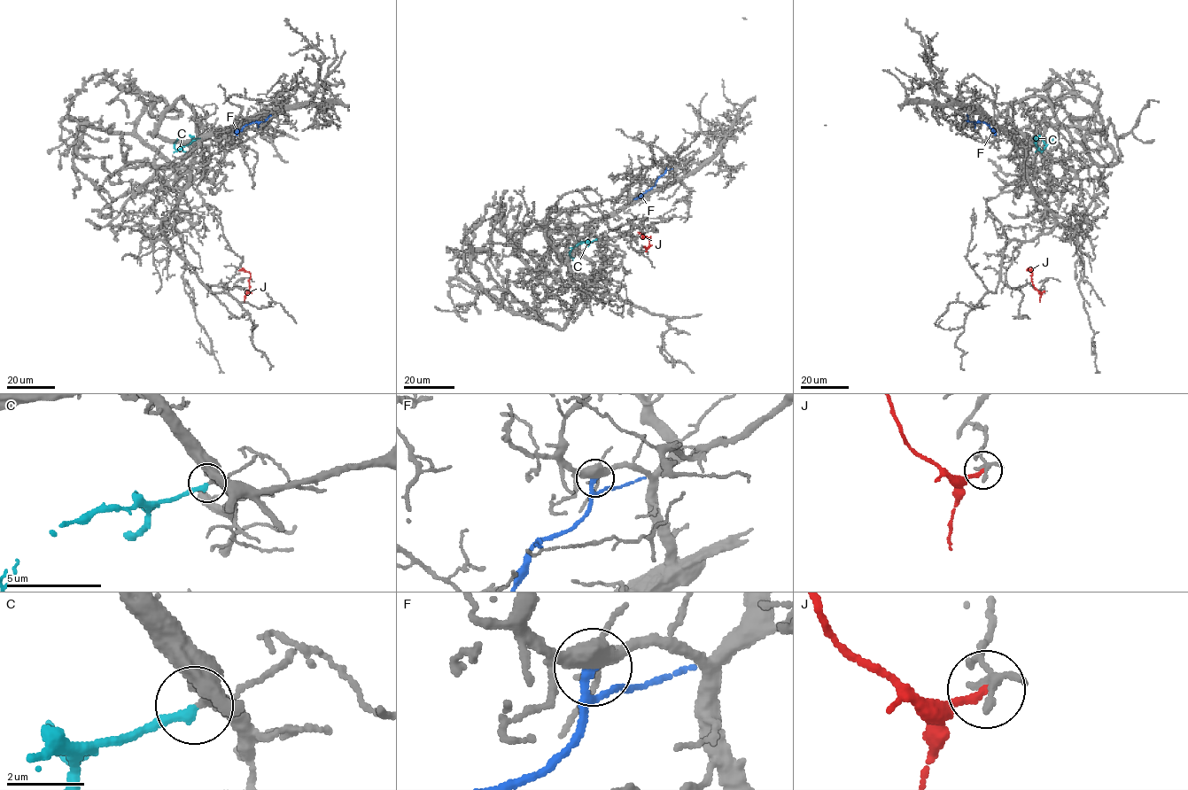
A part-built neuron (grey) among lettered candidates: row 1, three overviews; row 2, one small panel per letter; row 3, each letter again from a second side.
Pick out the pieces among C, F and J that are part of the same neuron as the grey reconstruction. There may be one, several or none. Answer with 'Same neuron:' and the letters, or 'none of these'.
Same neuron: C

